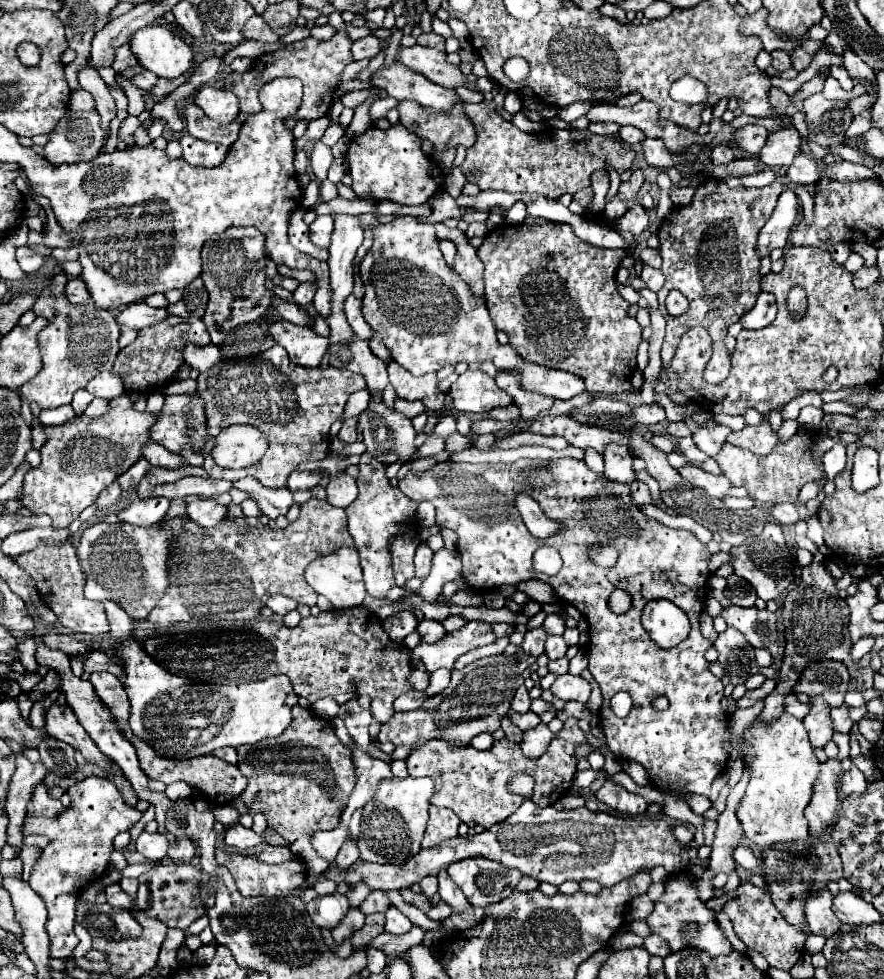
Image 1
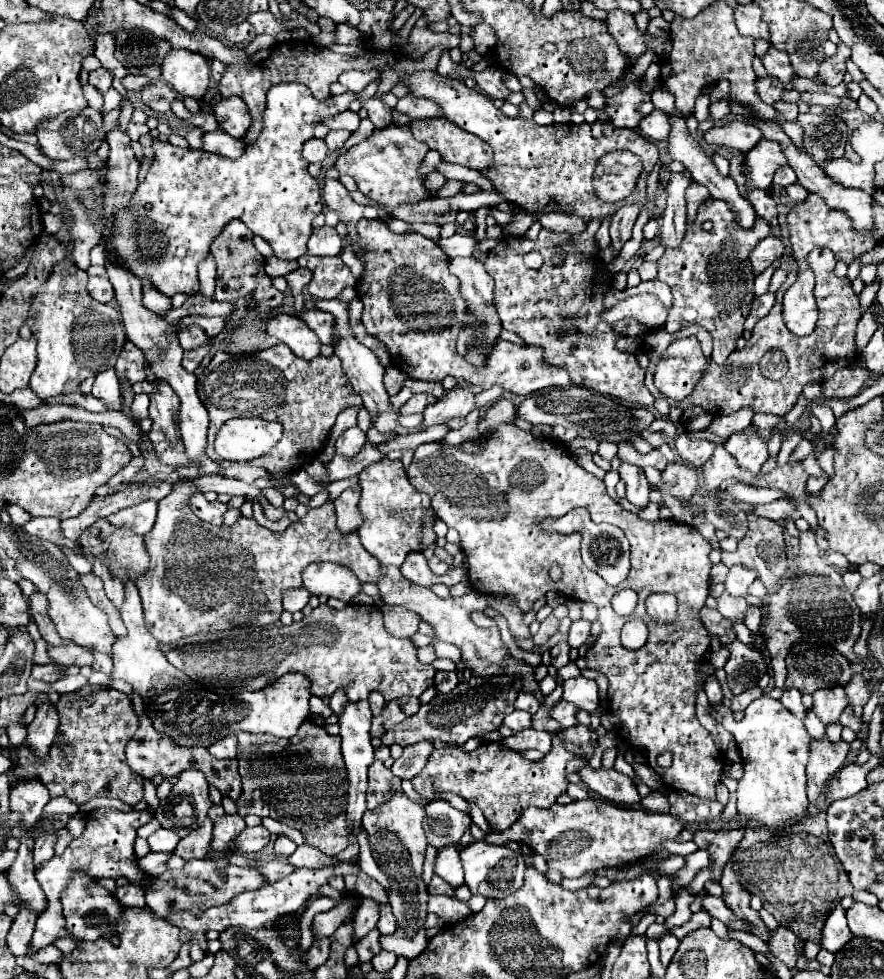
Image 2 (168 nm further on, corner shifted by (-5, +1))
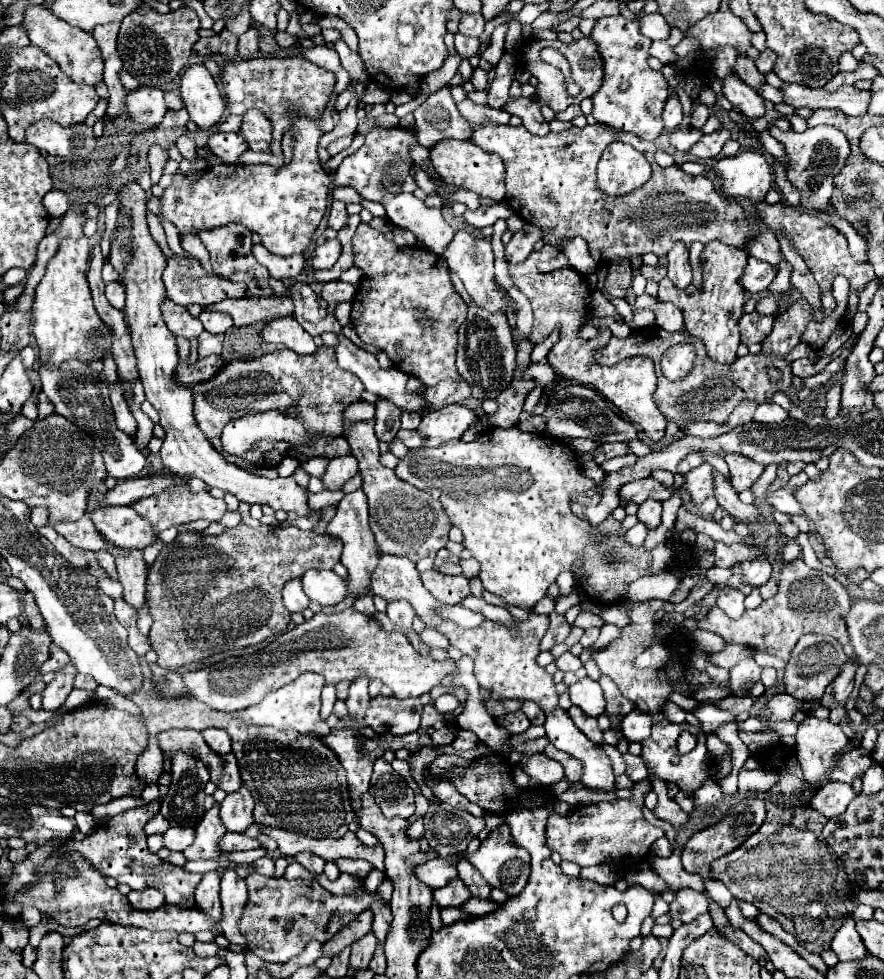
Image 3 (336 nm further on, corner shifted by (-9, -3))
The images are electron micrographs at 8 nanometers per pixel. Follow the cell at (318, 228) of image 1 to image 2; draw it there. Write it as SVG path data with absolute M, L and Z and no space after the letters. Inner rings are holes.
M322 226L314 230L308 240L308 254L314 254L314 256L334 256L334 254L340 254L340 250L342 250L342 240L336 228L330 228L330 226Z

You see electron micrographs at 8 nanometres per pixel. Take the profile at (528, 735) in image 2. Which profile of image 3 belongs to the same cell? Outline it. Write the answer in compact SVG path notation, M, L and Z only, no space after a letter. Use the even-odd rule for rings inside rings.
M552 744L546 746L544 754L546 754L548 758L552 758L552 760L556 760L556 762L560 762L560 764L564 766L564 770L566 770L566 780L578 782L578 760L574 760L570 754L566 754L566 752L554 748Z

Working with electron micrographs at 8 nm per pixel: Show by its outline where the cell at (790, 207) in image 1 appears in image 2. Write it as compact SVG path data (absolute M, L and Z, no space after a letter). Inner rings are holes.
M768 236L758 242L758 246L750 254L750 264L754 268L754 274L762 274L776 258L784 254L784 242L776 236Z

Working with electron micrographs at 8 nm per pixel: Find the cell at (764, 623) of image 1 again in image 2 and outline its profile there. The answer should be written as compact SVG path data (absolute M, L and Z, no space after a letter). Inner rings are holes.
M724 592L718 598L718 612L726 618L734 618L736 614L744 614L746 612L746 600L738 598L738 596L730 596L728 592Z

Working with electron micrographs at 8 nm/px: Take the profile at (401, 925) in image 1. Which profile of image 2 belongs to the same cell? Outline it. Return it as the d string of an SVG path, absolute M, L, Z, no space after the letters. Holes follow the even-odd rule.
M380 904L380 920L378 920L378 932L380 934L392 934L396 930L396 918L390 910L390 904Z

